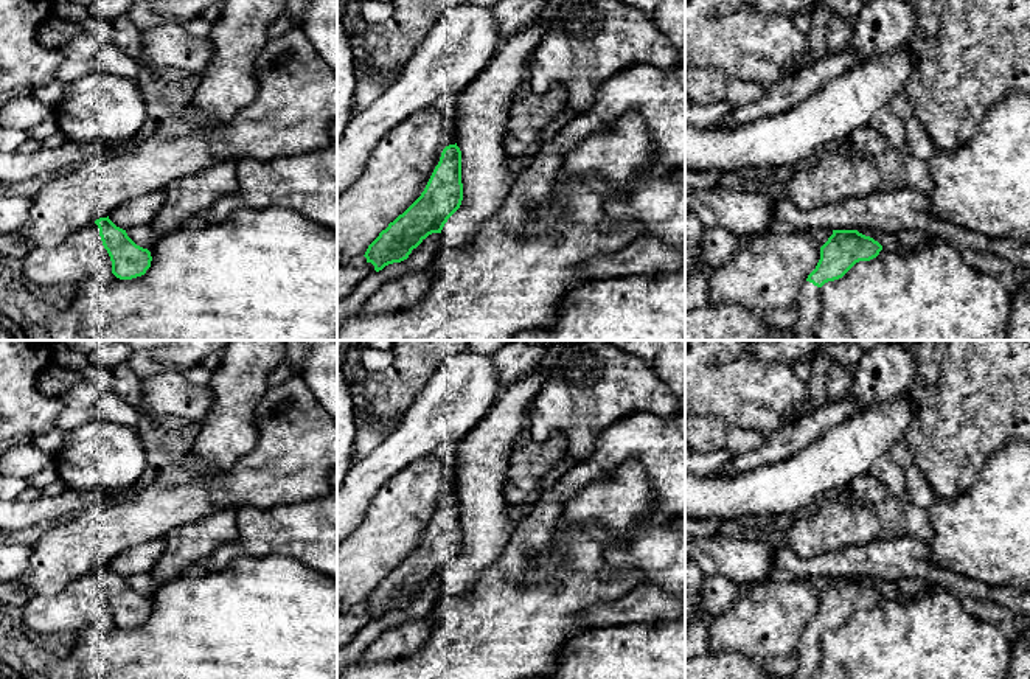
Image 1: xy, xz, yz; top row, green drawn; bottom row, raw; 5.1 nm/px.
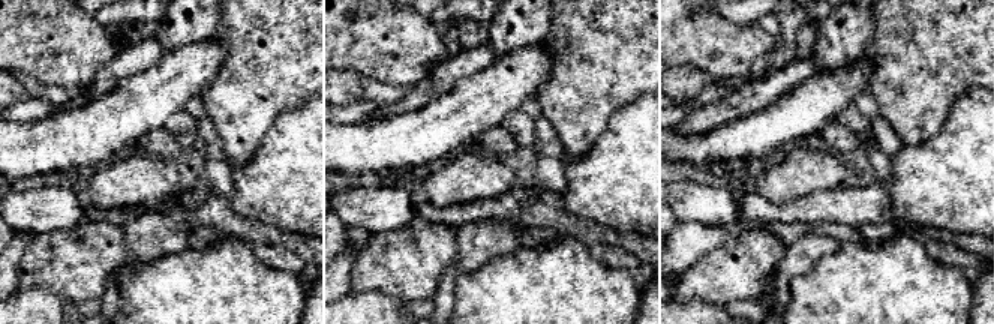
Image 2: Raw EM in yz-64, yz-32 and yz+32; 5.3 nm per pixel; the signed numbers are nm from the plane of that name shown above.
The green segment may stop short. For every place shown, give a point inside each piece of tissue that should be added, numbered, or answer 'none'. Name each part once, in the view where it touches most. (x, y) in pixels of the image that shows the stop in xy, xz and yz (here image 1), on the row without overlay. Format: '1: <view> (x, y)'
1: yz (808, 651)

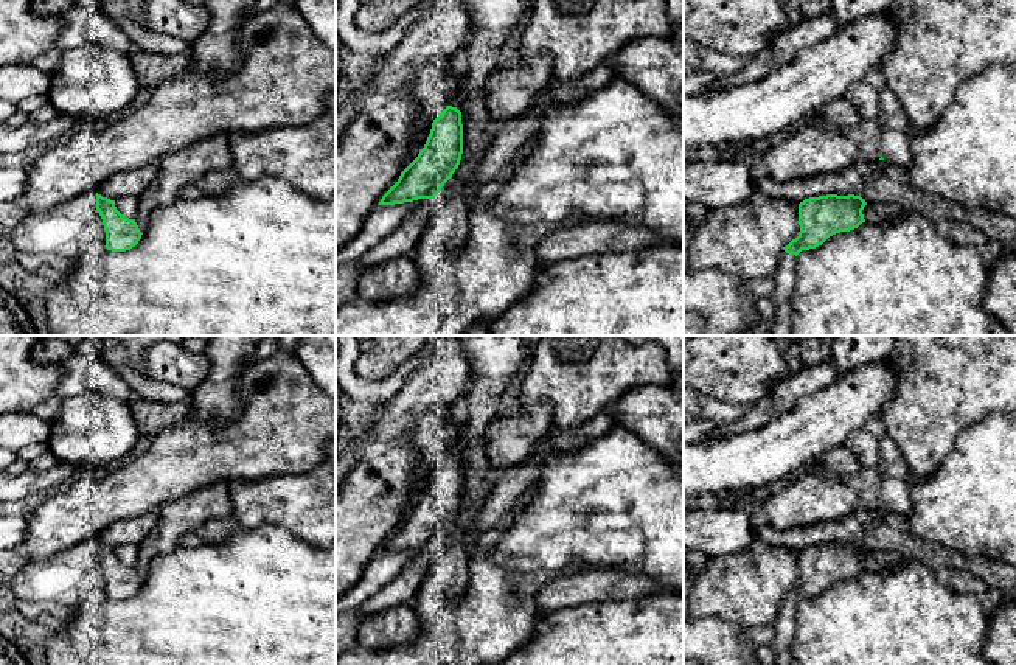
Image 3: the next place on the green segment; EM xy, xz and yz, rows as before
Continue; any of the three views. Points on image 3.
1: yz (785, 625)

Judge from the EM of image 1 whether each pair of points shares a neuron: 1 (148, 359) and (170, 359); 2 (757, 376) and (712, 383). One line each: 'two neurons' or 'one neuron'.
1: one neuron
2: one neuron

